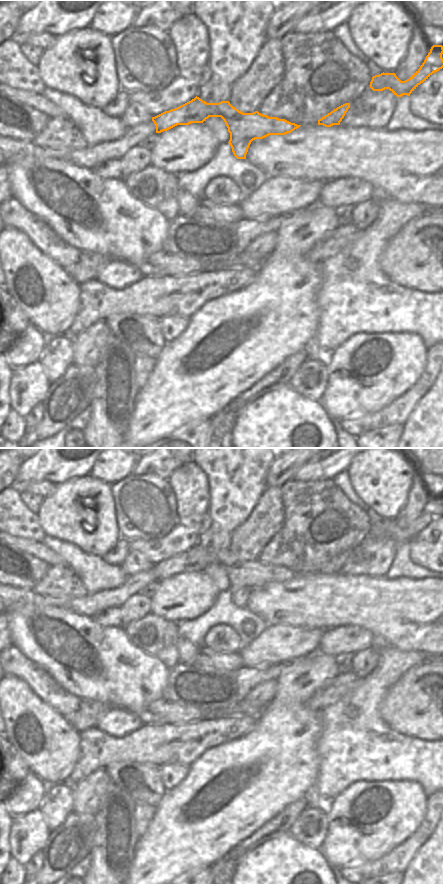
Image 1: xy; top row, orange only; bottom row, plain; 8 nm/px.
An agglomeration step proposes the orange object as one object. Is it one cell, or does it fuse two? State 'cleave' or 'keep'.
cleave

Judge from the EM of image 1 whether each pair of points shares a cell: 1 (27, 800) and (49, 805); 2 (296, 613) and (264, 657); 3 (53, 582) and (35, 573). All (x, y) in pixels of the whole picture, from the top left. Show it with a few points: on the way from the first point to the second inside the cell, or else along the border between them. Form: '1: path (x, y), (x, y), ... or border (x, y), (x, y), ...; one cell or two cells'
1: border (48, 785), (39, 808); two cells
2: border (268, 624), (292, 624), (311, 629); two cells
3: border (50, 565), (44, 575), (31, 588); two cells

